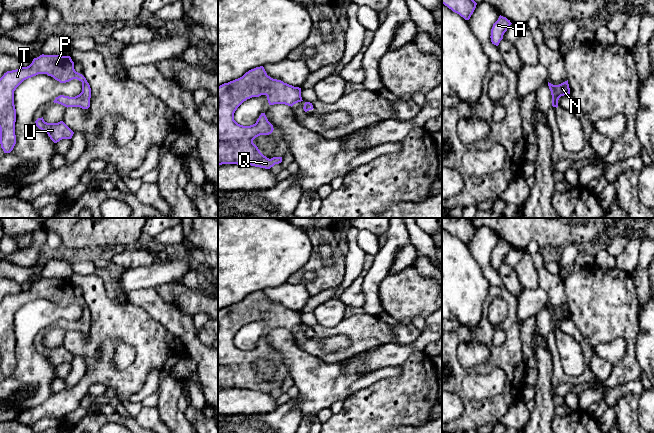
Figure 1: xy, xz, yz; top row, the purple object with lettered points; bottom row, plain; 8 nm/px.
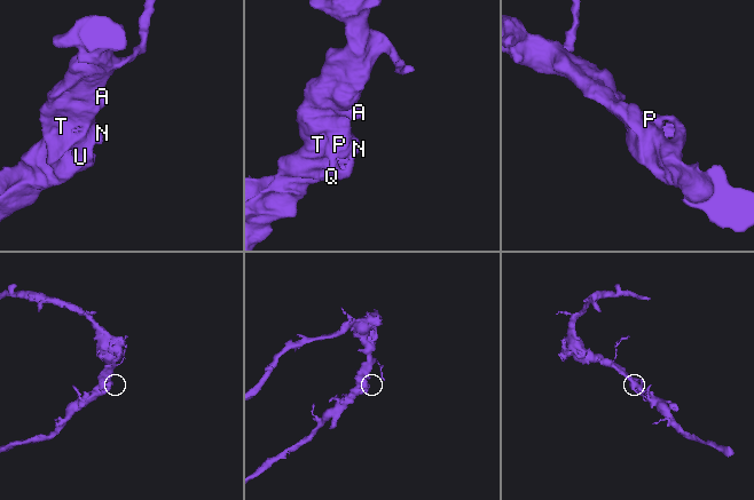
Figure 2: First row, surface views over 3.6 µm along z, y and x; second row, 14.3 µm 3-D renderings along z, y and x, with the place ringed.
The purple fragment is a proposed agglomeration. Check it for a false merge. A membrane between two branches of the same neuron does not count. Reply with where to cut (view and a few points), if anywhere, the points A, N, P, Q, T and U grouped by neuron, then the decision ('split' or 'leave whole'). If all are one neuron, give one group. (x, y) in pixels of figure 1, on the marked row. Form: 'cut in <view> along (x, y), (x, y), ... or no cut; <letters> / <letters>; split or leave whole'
no cut; A N P Q T U; leave whole

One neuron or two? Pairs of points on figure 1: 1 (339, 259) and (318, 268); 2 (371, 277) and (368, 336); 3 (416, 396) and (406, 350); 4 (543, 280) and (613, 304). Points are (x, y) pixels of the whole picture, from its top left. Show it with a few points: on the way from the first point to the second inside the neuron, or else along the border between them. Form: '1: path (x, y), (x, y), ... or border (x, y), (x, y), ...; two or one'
1: path (336, 265), (331, 270), (324, 270); one
2: border (365, 312), (375, 316); two
3: border (422, 351), (416, 351), (401, 365); two
4: border (563, 283), (565, 298), (568, 303); two

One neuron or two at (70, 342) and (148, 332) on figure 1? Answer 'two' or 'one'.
one

